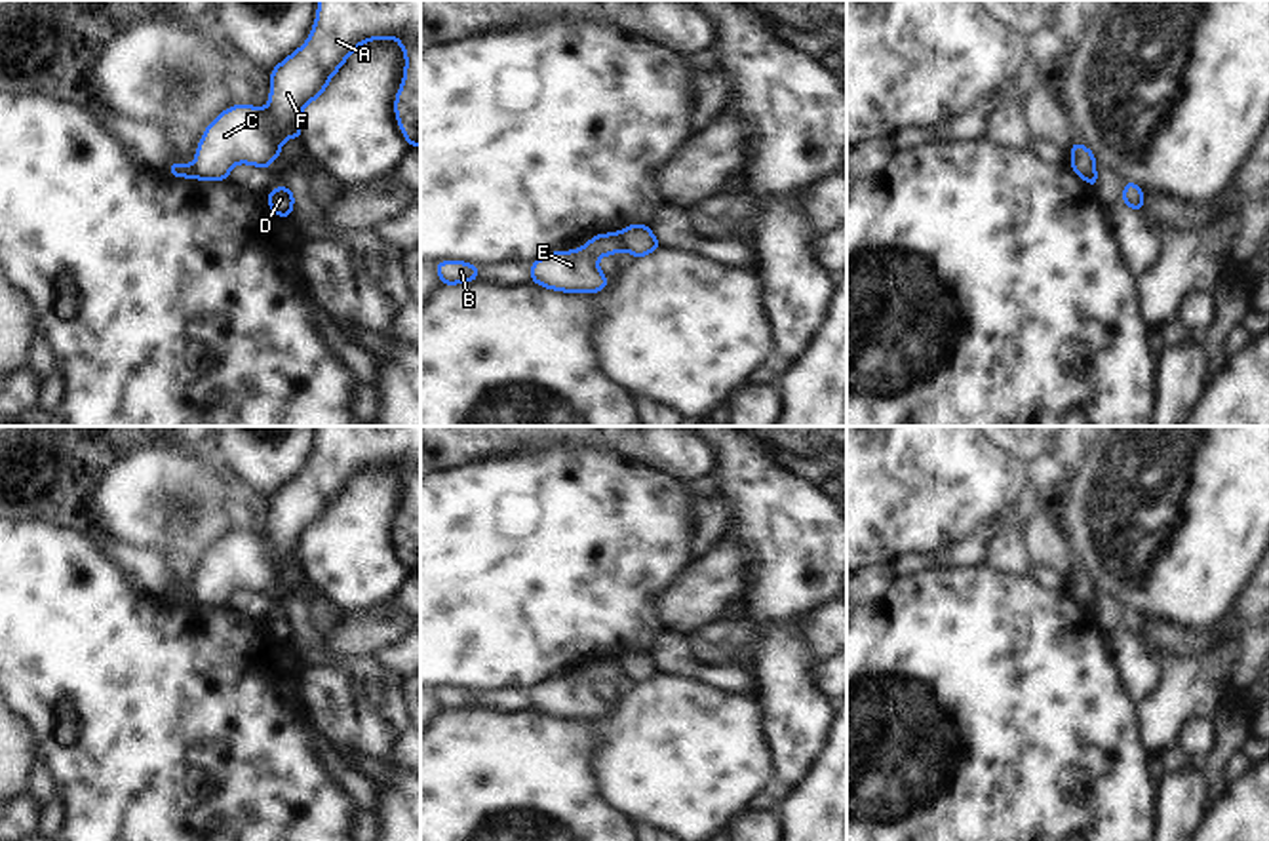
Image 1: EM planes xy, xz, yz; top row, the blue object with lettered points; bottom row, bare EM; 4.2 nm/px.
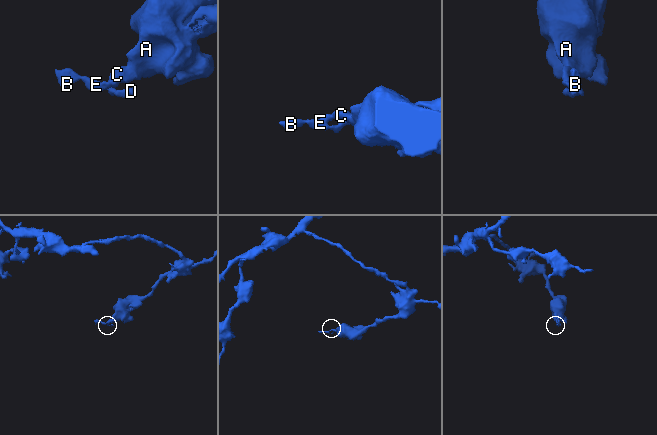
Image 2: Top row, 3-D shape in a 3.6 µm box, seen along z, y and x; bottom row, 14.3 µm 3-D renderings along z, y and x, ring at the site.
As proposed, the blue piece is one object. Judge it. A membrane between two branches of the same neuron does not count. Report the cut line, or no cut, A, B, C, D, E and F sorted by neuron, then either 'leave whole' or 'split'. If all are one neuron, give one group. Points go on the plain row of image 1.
xz (621, 659), (626, 674) | A C F / B D E | split

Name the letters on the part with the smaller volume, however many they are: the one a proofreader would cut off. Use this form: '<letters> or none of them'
B, D, E

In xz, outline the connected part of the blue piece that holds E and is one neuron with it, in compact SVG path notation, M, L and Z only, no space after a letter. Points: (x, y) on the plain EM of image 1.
M622 658L595 660L586 672L575 677L556 677L531 689L531 708L563 719L599 719L609 712L599 696L601 681L615 681L626 675Z

